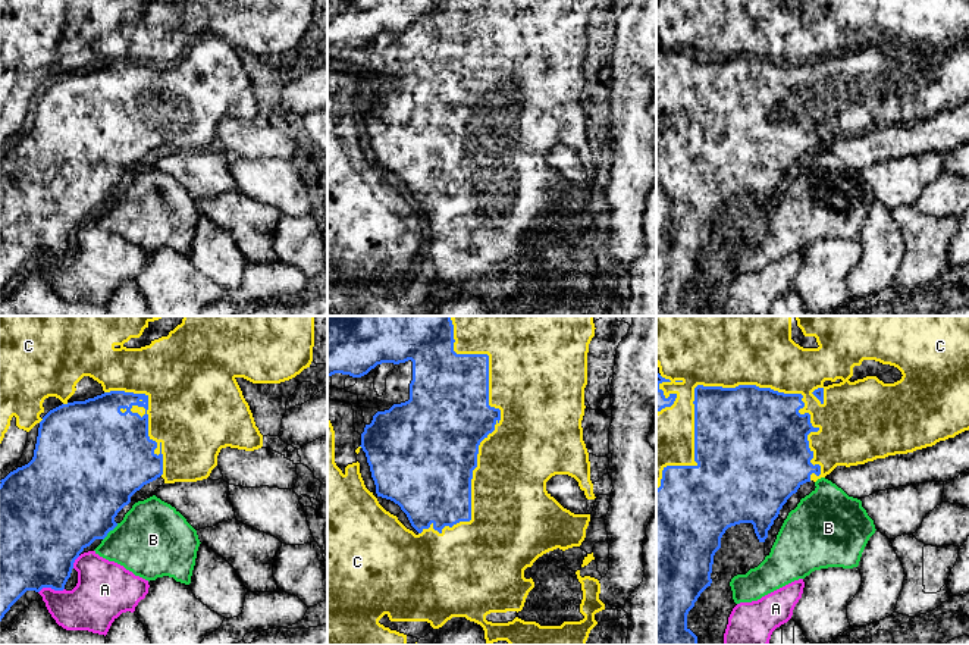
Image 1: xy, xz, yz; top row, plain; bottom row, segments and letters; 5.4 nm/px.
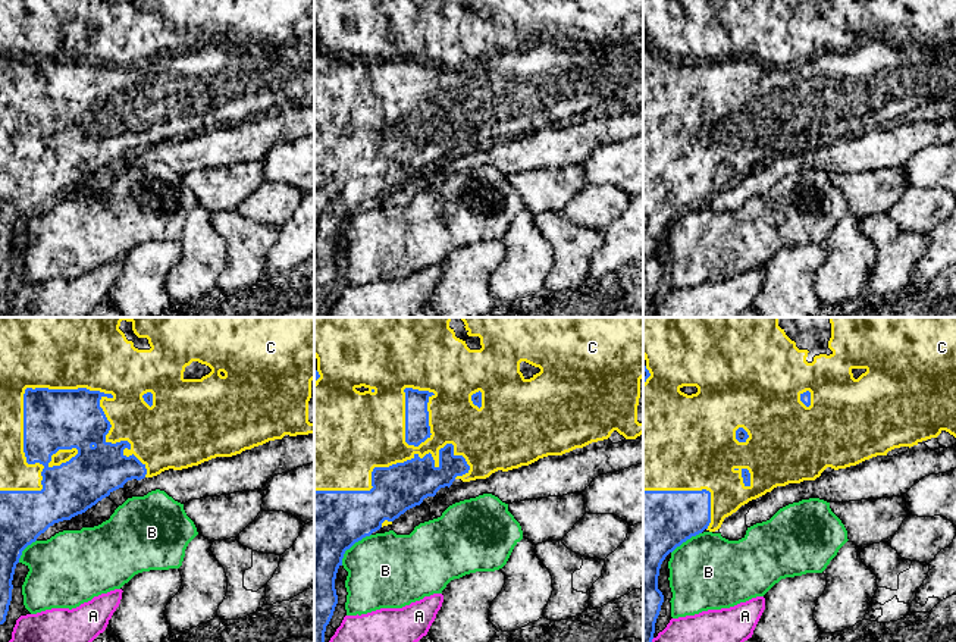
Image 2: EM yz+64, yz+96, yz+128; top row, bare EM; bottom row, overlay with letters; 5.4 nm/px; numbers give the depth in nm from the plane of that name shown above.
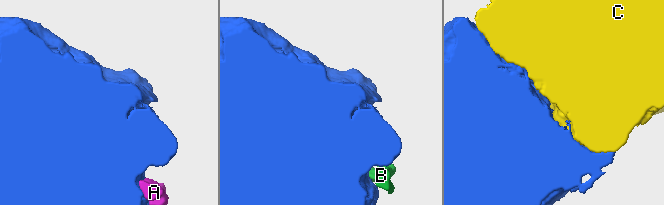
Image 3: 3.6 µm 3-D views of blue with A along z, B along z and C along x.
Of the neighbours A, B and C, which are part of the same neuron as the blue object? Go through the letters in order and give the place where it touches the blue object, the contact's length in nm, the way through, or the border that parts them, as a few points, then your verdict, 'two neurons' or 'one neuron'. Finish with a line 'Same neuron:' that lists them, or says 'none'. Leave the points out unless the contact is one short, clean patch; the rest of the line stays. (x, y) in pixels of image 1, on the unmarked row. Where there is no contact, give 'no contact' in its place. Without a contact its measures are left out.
A: xy (50, 257) | 150 nm | two neurons
B: xy (109, 202) | 130 nm | two neurons
C: yz (695, 69) | 950 nm | two neurons
Same neuron: none

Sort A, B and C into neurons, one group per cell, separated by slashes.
A / B / C

